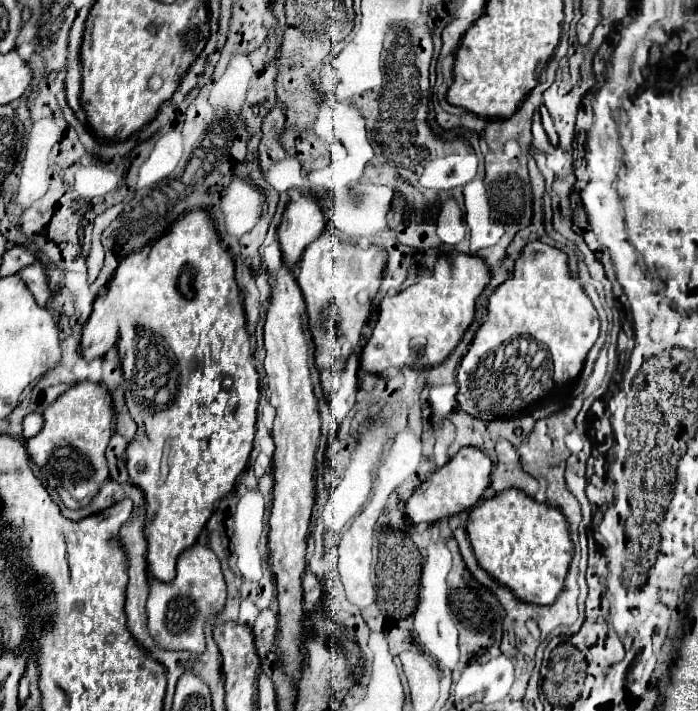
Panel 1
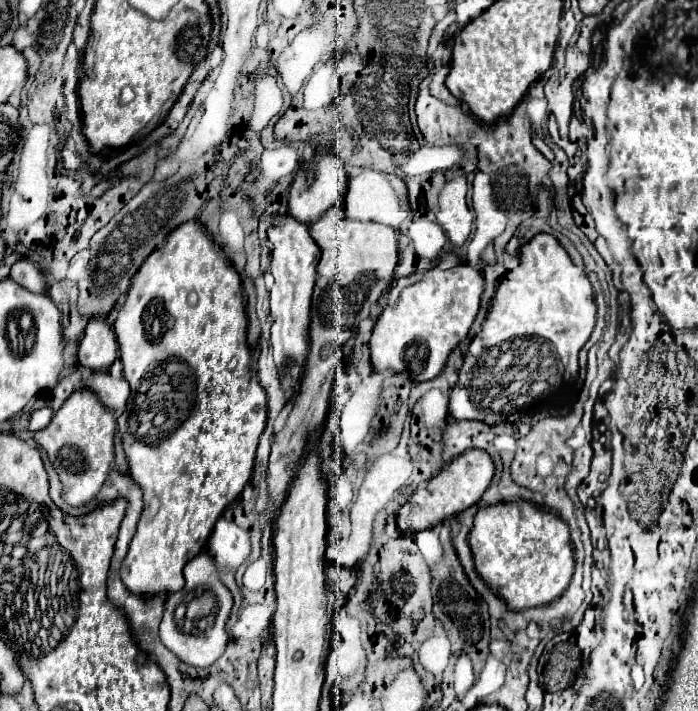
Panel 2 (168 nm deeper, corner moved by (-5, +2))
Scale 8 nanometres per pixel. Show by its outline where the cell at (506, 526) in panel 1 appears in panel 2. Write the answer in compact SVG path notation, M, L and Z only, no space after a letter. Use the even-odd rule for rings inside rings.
M528 500L480 508L470 530L470 548L478 574L506 600L508 608L524 610L550 604L566 590L574 574L574 550L568 524Z

